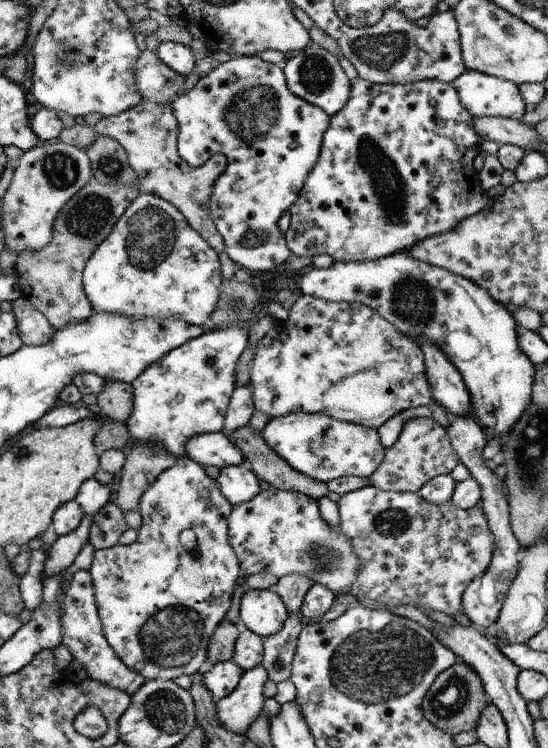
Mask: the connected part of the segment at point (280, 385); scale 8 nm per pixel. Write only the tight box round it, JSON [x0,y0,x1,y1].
[249,295,433,429]

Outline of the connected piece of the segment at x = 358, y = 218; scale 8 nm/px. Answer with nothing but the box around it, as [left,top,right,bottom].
[288,77,491,262]

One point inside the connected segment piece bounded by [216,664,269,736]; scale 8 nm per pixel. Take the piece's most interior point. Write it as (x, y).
(239, 710)

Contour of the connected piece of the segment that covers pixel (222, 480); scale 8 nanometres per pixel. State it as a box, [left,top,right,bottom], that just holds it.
[218,464,261,504]

